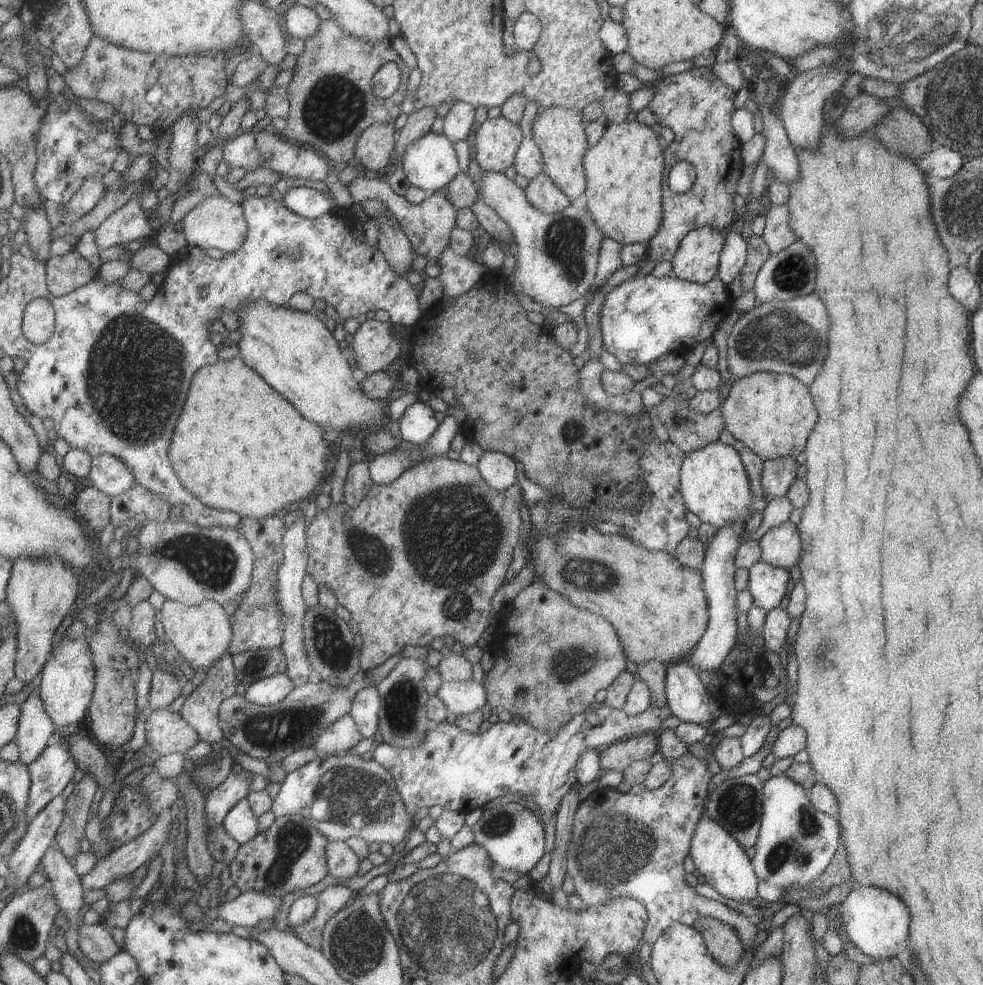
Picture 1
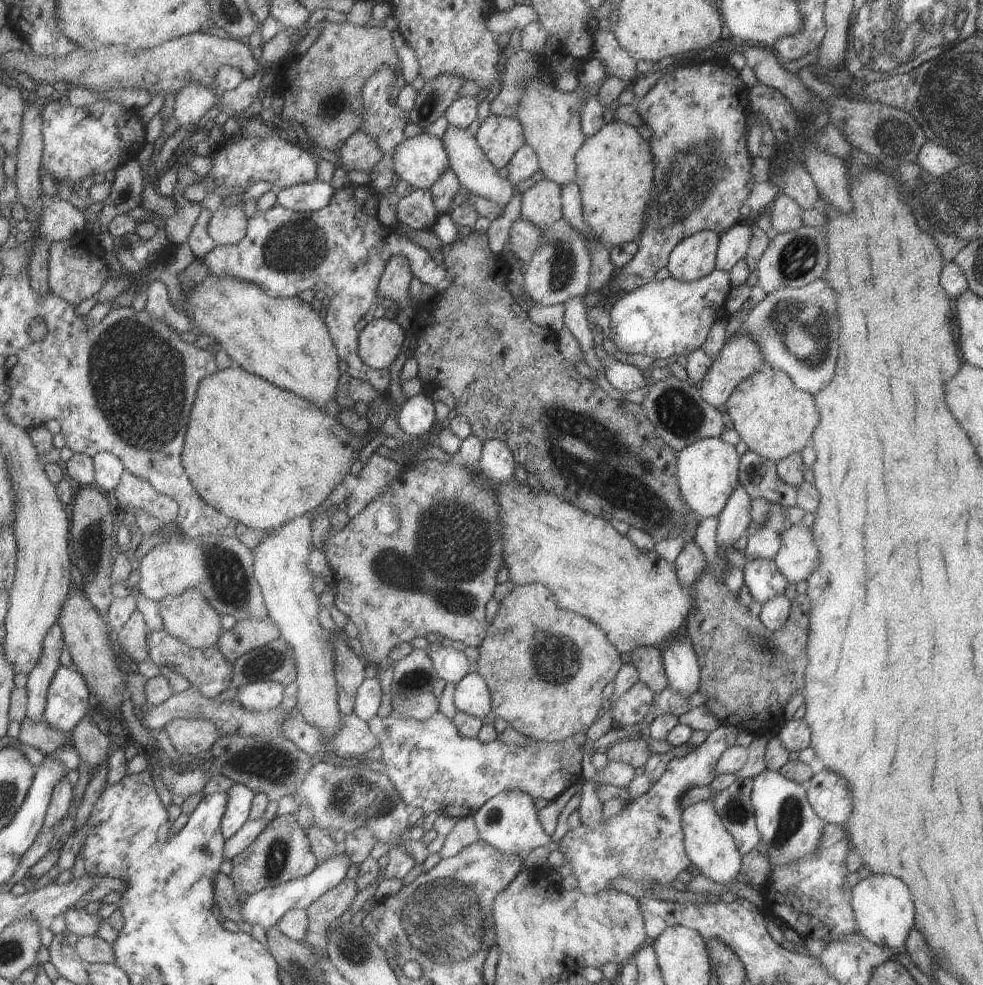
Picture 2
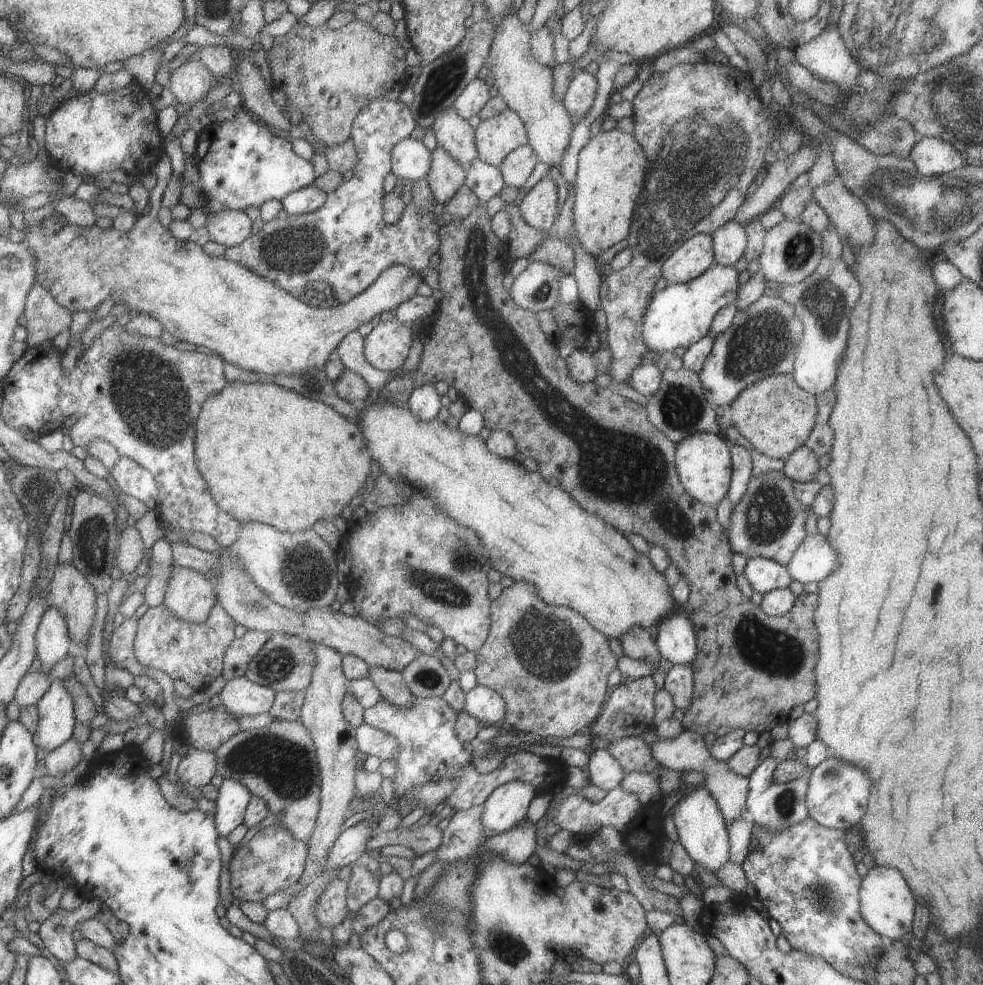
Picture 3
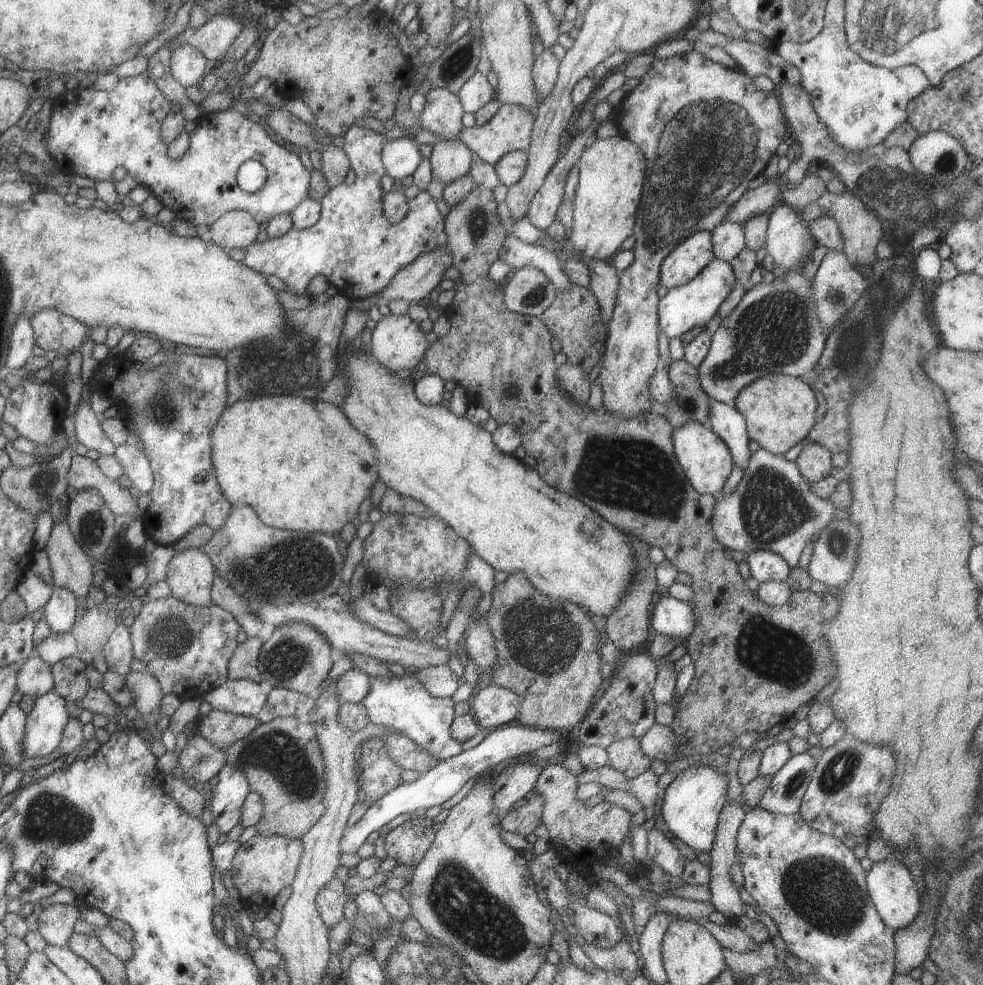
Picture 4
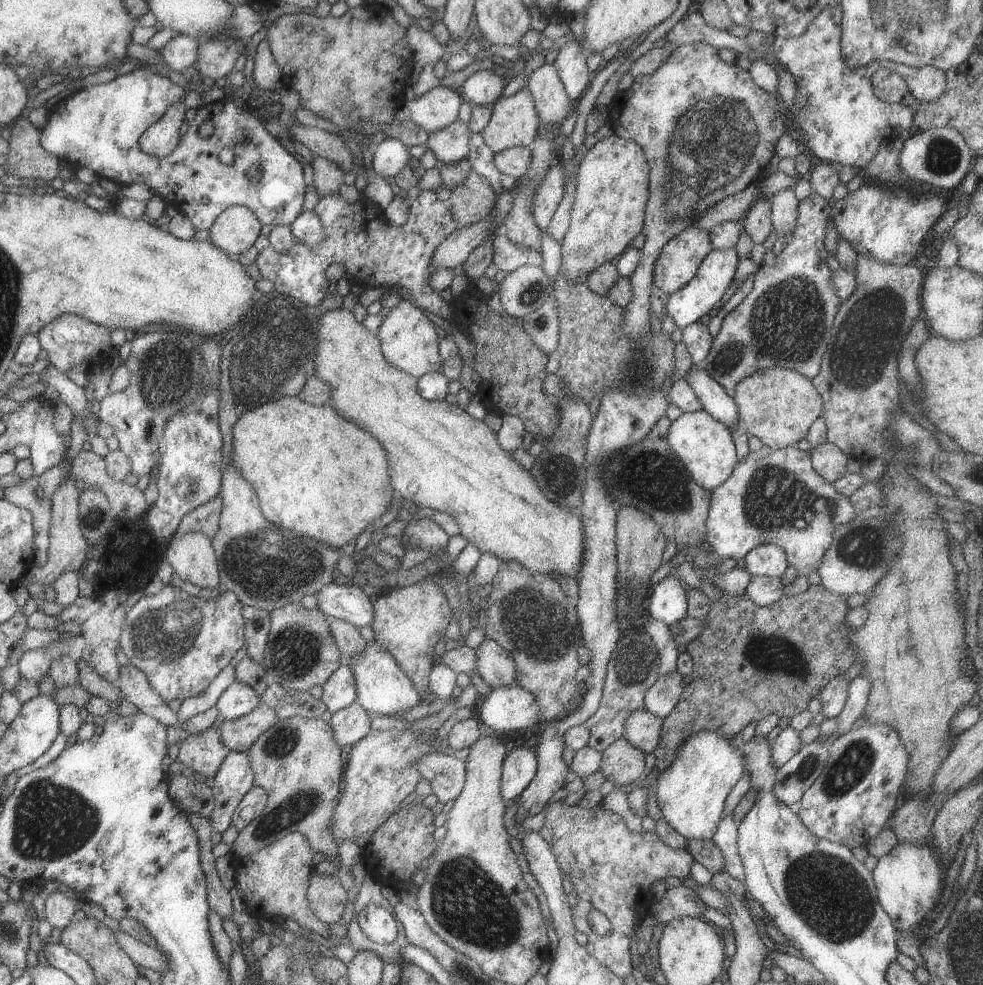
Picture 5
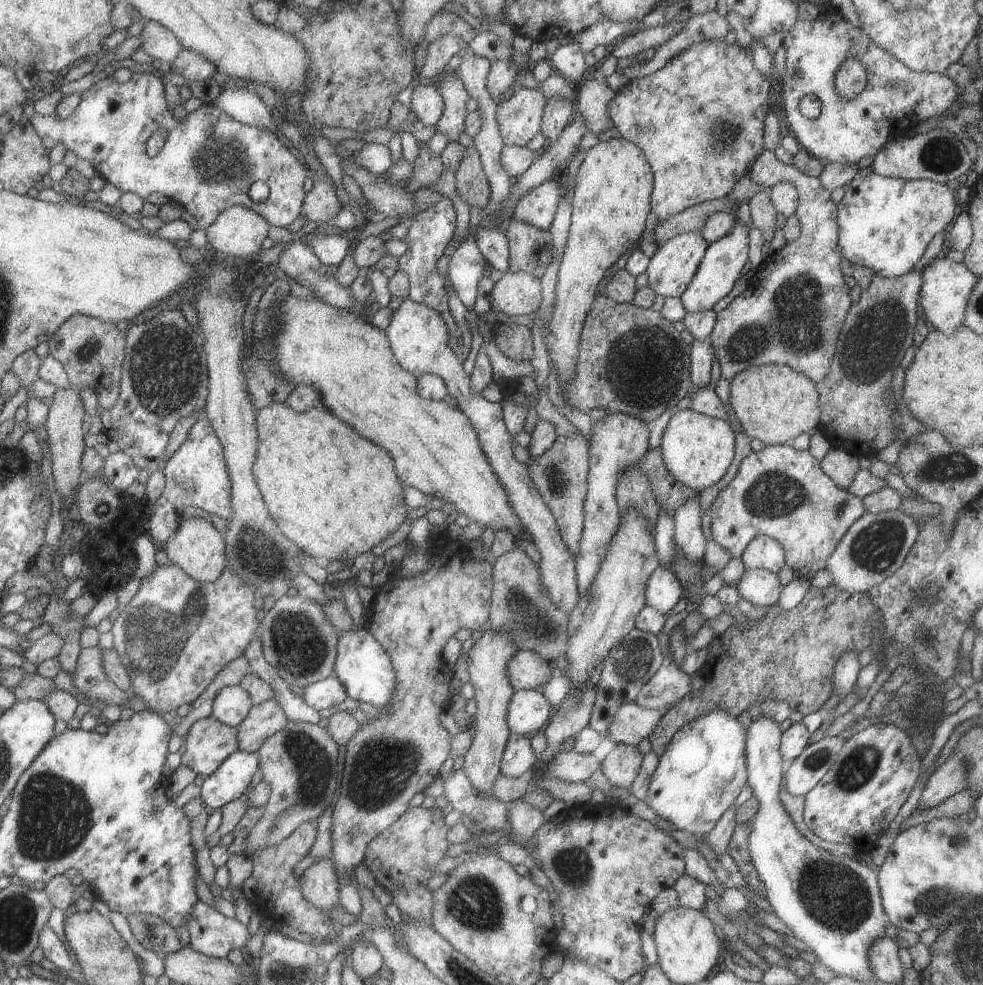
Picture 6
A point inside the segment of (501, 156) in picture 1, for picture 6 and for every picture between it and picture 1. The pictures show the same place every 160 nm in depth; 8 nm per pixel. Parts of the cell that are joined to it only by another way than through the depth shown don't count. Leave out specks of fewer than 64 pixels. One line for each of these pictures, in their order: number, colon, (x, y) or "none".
2: (499, 137)
3: (498, 135)
4: (509, 128)
5: (513, 122)
6: (519, 118)

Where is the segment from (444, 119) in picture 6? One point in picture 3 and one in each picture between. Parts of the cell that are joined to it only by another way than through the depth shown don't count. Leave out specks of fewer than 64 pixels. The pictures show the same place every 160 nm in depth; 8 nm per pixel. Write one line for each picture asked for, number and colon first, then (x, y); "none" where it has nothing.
3: (445, 176)
4: (449, 159)
5: (449, 144)

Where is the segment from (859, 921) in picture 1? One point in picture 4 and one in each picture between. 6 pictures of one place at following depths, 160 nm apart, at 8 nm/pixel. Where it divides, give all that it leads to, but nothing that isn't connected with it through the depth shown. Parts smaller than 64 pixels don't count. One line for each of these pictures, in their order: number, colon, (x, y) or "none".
2: (883, 910)
3: (886, 903)
4: (894, 895)

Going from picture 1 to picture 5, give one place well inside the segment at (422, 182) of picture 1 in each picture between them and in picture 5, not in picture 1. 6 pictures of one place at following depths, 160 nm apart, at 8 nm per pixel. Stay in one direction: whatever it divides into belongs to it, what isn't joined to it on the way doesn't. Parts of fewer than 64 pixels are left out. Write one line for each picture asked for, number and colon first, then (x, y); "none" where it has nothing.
2: (419, 160)
3: (409, 158)
4: (400, 157)
5: (388, 157)

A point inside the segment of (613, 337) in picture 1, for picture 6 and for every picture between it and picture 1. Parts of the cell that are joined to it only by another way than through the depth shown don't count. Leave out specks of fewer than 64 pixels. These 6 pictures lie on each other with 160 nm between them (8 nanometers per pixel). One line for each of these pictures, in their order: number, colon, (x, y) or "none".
2: (661, 318)
3: (679, 315)
4: (682, 308)
5: (694, 299)
6: (724, 259)

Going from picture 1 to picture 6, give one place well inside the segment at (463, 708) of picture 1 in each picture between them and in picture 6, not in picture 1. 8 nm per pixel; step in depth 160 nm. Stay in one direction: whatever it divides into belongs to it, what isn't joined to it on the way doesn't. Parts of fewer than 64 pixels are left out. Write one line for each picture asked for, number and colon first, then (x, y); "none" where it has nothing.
2: (471, 695)
3: (484, 704)
4: (492, 705)
5: (504, 708)
6: (528, 710)

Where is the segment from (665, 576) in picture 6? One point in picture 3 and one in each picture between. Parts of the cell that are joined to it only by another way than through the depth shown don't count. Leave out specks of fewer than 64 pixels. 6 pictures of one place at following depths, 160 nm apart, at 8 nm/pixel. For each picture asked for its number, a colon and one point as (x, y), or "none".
3: (675, 638)
4: (670, 616)
5: (667, 602)

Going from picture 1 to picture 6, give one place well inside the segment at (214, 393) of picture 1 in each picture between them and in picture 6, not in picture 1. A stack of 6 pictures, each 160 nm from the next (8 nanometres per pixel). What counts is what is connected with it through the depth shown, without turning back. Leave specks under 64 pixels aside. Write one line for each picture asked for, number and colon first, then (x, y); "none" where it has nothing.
2: (261, 455)
3: (268, 455)
4: (299, 464)
5: (288, 451)
6: (335, 495)

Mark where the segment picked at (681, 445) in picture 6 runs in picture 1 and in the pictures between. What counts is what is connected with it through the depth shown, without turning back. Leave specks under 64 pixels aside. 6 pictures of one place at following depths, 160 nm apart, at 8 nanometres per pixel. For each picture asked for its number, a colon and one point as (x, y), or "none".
1: (714, 486)
2: (707, 471)
3: (702, 460)
4: (706, 461)
5: (703, 445)

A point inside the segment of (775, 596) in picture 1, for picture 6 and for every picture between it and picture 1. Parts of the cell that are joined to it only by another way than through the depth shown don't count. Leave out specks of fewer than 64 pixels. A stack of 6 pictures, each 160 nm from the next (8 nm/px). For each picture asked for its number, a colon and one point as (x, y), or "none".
2: (762, 577)
3: (763, 574)
4: (765, 565)
5: (766, 559)
6: (762, 552)

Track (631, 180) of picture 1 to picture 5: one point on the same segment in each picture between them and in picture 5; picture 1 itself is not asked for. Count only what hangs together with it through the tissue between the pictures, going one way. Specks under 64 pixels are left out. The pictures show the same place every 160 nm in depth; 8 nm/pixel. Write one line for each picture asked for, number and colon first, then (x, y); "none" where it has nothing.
2: (614, 171)
3: (609, 176)
4: (611, 171)
5: (607, 212)

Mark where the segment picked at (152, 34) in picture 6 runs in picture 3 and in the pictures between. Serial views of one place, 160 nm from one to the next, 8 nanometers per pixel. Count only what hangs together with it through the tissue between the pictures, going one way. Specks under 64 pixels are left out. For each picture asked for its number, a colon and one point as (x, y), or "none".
3: (191, 79)
4: (186, 65)
5: (179, 53)

